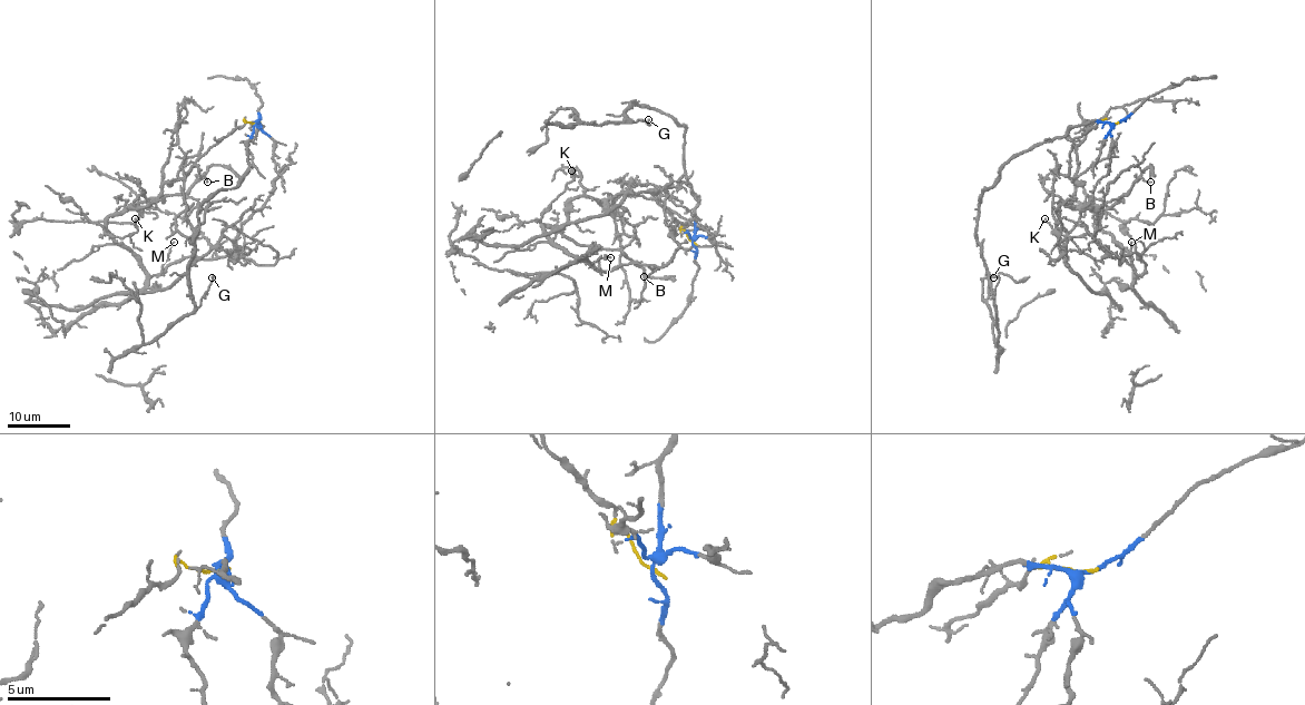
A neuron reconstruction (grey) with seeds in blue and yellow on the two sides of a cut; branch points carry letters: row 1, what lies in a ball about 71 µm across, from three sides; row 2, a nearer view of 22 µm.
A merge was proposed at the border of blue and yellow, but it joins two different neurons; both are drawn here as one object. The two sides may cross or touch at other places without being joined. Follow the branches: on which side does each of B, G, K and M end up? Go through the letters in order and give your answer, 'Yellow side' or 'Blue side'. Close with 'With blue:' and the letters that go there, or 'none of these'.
B: Yellow side
G: Blue side
K: Yellow side
M: Yellow side
With blue: G

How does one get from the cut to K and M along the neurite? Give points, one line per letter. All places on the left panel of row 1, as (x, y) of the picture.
K: (256, 124), (235, 126), (145, 206), (114, 213), (104, 233), (119, 237), (137, 232), (135, 218)
M: (256, 124), (235, 126), (145, 206), (107, 218), (114, 237), (150, 275), (162, 275), (174, 242)

